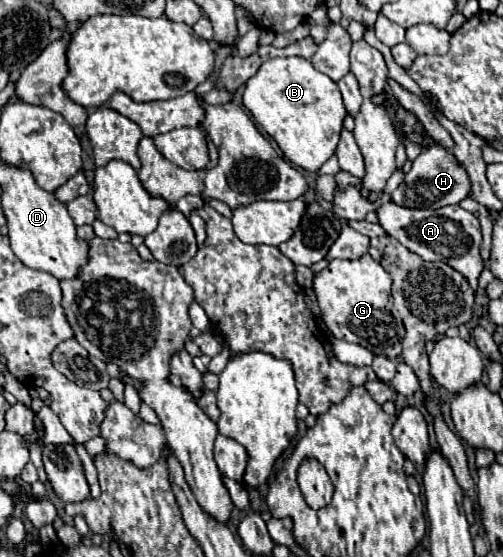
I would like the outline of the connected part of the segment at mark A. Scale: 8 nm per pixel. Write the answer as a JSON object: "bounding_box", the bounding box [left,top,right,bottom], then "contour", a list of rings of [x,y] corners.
{"bounding_box":[377,202,483,290],"contour":[[[387,202],[377,210],[377,216],[379,224],[389,236],[397,238],[409,250],[415,250],[415,254],[419,254],[423,260],[447,262],[469,280],[473,290],[477,290],[477,278],[483,270],[483,258],[479,254],[481,226],[475,214],[459,206],[443,206],[439,210],[411,210]]]}

